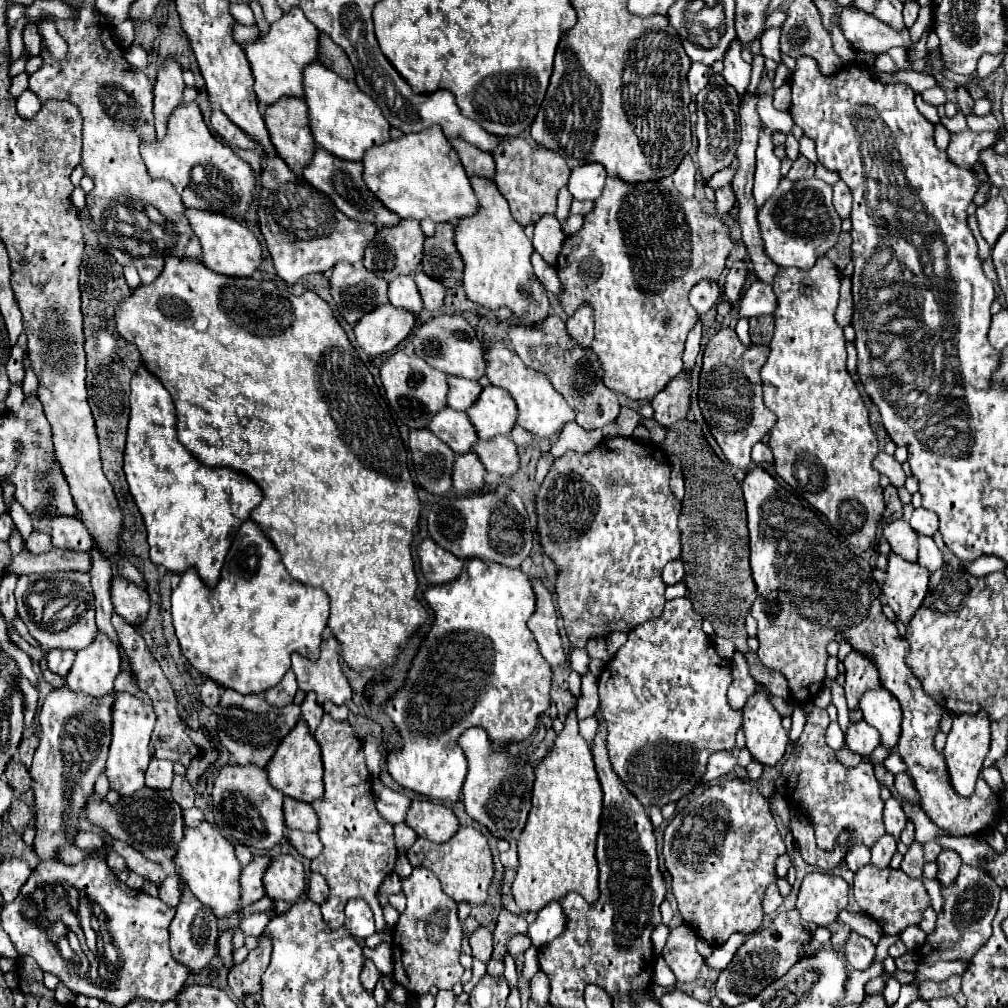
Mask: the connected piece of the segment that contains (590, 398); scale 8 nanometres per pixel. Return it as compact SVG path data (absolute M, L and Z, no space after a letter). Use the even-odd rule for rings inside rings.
M548 316L544 322L532 326L520 324L512 328L508 336L520 360L528 368L546 374L554 388L564 394L566 402L574 408L576 422L580 426L584 426L586 430L594 430L616 420L620 404L616 394L602 382L602 364L598 362L598 356L592 348L582 348L576 344L576 340L566 330L566 322L560 316Z

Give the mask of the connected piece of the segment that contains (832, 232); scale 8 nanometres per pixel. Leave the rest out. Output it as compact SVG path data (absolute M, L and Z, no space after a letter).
M784 178L770 200L758 210L758 222L762 228L762 240L766 254L778 266L810 268L818 256L830 250L840 234L840 218L832 204L832 186L818 178L790 182Z

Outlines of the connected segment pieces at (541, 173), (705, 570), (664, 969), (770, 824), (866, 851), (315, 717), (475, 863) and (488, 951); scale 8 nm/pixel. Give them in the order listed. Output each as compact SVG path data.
M502 138L500 148L494 152L496 160L496 186L506 196L510 210L522 226L536 224L544 214L554 214L556 196L562 186L568 184L570 168L556 150L532 148L524 138Z
M680 420L674 426L666 428L666 440L662 442L662 448L666 452L674 452L680 462L682 462L682 472L684 472L684 480L686 480L686 496L682 500L682 518L680 518L680 530L682 530L682 560L686 562L686 586L690 590L688 598L692 600L692 606L698 614L702 614L702 618L708 618L710 622L714 622L714 632L722 638L730 638L736 644L736 650L742 650L748 656L750 662L750 674L754 676L754 680L762 686L766 686L770 690L770 694L780 696L780 698L788 698L790 696L790 688L786 682L786 676L782 676L782 672L770 670L766 666L762 666L762 662L758 659L756 653L748 650L746 646L746 616L754 604L754 600L758 598L758 590L754 586L752 580L752 568L750 568L750 548L748 548L748 528L746 528L746 506L744 506L744 496L742 496L742 488L734 478L732 466L724 460L720 460L714 450L710 448L710 444L704 438L702 428L694 422L694 420Z
M658 956L656 960L656 966L654 966L654 982L662 988L670 988L670 986L676 986L676 978L674 978L674 972L670 970L670 966L666 964L666 960L662 956Z
M728 780L706 788L702 794L694 796L682 806L664 832L662 854L666 868L672 874L672 892L678 900L684 922L692 924L694 932L710 942L710 946L722 946L730 934L752 934L762 926L762 900L766 888L778 880L776 860L778 856L786 854L786 844L776 828L768 800L758 792L758 788L750 782Z
M856 846L854 850L850 850L850 852L846 854L846 864L848 864L848 868L850 868L852 872L860 870L860 866L870 864L870 848L866 848L866 846Z
M306 694L306 698L304 698L304 702L302 702L300 708L302 708L302 718L308 722L310 734L314 734L316 728L318 728L318 722L320 722L322 716L324 716L324 708L316 702L314 694Z
M462 826L454 838L450 838L444 844L434 844L424 838L416 838L416 842L406 852L412 866L426 866L430 868L438 880L442 882L444 892L454 902L468 902L468 904L484 904L488 900L488 890L494 876L494 862L492 852L486 836L478 832L476 828Z
M486 928L474 930L470 936L470 946L472 946L472 956L482 964L488 964L492 956L492 932Z

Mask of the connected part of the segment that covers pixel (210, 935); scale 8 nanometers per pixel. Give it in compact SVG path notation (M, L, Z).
M182 884L182 896L180 904L176 906L176 916L170 924L170 950L174 950L174 958L178 962L186 962L190 966L192 974L204 970L210 966L214 954L216 954L216 942L218 942L218 920L210 906L198 902L188 886Z

